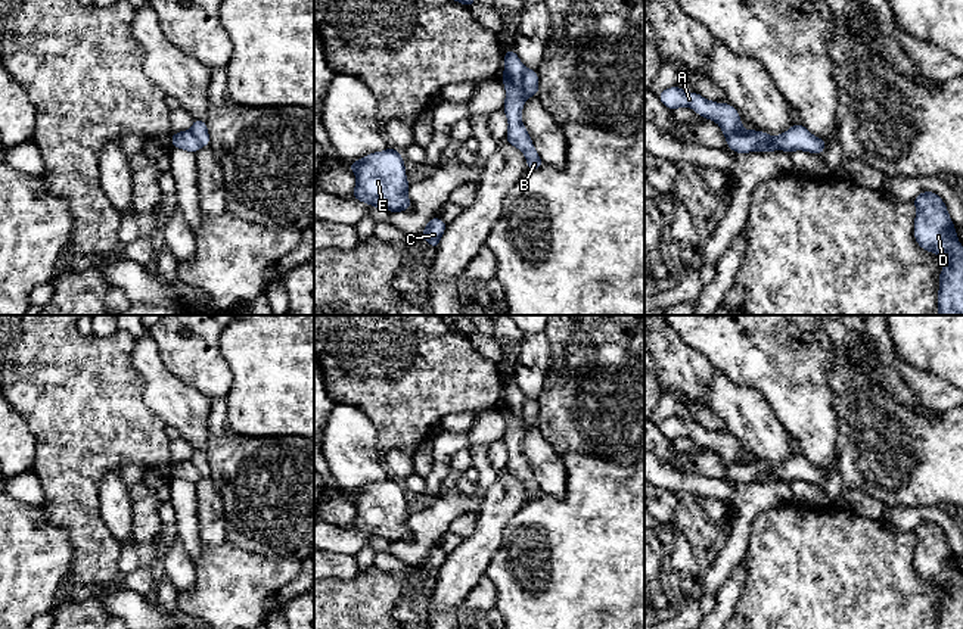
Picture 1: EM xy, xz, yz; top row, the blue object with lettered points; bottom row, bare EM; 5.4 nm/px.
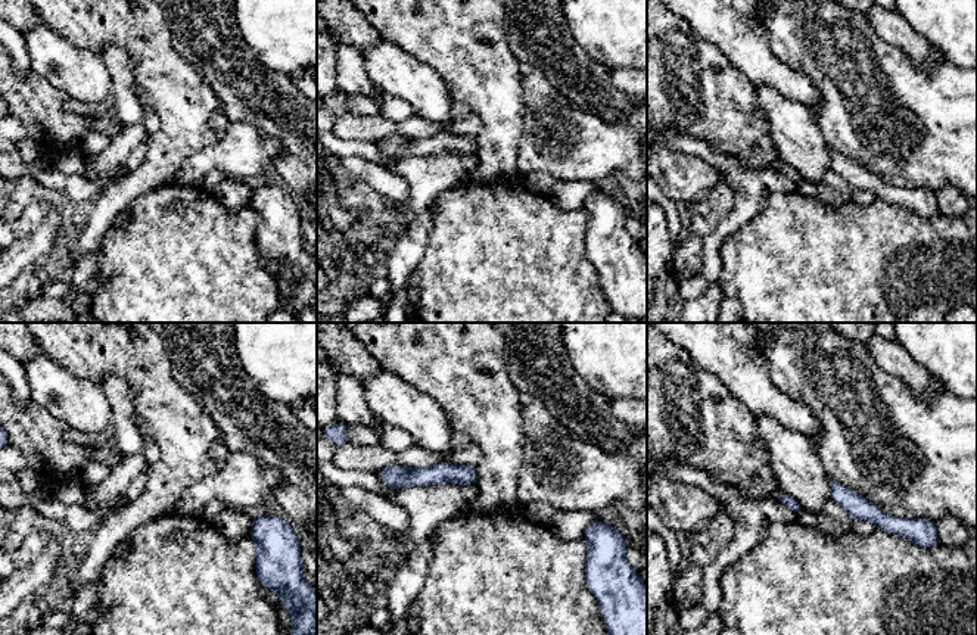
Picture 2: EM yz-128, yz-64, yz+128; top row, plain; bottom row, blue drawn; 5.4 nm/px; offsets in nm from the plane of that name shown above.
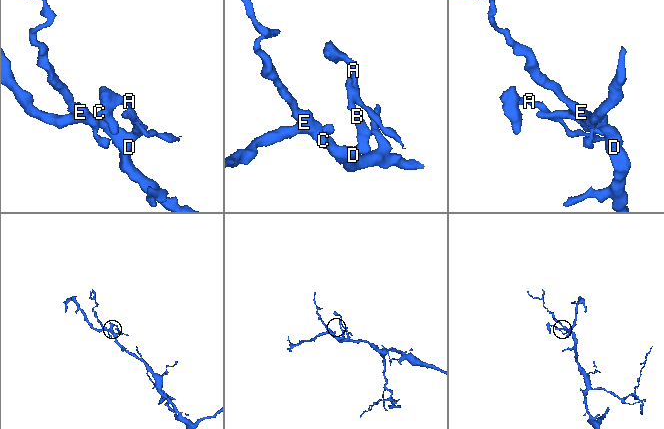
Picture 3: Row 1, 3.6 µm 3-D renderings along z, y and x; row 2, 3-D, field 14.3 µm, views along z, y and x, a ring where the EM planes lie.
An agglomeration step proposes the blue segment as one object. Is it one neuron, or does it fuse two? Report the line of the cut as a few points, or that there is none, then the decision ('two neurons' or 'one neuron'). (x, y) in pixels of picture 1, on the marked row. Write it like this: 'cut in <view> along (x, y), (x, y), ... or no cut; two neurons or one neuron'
cut in xz along (524, 68), (524, 93), (527, 96); two neurons

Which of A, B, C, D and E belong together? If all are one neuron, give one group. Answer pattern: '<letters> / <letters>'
A / B C D E

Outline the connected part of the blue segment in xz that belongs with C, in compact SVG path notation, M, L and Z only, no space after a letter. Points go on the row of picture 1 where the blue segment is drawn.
M431 218L426 224L425 231L419 239L426 240L432 247L438 249L441 236L444 234L447 224L441 218Z

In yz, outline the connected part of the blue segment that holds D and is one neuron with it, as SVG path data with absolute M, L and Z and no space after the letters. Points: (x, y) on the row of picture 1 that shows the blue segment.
M922 191L913 202L916 243L945 261L938 277L938 315L963 315L963 246L947 206L934 191Z

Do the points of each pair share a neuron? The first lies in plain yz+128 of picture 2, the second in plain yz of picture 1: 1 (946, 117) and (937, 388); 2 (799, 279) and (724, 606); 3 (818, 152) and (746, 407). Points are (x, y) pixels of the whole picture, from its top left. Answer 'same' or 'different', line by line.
1: different
2: different
3: same

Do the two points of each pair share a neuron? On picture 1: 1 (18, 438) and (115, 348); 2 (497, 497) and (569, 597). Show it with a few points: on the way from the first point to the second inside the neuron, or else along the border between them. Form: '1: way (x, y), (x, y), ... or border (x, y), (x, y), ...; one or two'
1: border (15, 411), (34, 438), (34, 461); two
2: border (528, 501), (506, 525), (499, 548); two

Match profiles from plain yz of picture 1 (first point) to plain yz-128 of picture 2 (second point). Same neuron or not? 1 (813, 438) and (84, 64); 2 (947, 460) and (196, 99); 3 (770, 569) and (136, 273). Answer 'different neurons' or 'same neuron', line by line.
1: different neurons
2: different neurons
3: same neuron

